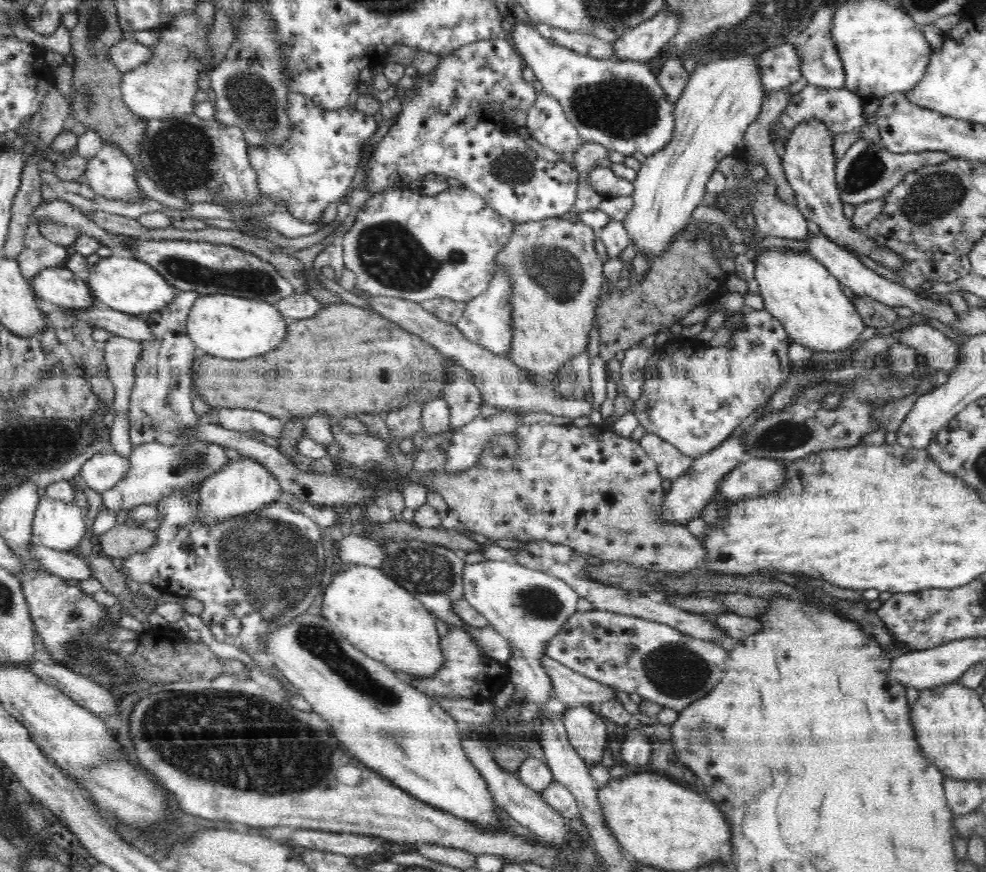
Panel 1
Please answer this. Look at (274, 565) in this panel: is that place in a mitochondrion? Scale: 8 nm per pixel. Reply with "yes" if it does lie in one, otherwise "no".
yes

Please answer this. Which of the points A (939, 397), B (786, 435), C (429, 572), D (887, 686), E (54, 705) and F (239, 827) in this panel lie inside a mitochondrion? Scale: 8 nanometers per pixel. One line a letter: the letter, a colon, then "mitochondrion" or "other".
A: other
B: mitochondrion
C: mitochondrion
D: other
E: other
F: other

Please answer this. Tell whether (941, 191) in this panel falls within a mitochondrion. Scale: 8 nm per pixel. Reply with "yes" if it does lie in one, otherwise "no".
yes

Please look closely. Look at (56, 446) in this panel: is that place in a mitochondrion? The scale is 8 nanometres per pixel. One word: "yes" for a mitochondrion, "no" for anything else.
yes

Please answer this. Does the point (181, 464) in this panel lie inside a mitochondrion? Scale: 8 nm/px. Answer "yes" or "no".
yes

